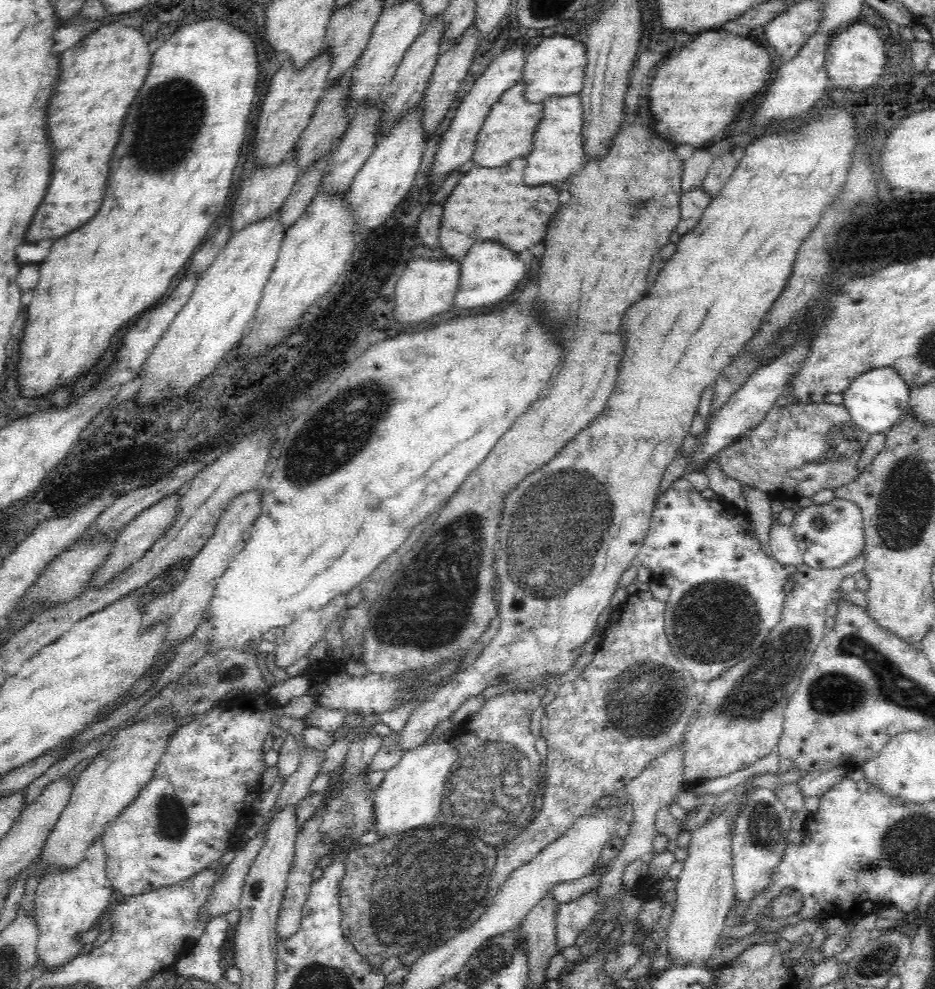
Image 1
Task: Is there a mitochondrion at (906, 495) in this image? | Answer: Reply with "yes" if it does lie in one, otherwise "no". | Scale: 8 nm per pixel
yes

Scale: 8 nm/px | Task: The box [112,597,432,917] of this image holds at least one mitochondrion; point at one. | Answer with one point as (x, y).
(172, 818)

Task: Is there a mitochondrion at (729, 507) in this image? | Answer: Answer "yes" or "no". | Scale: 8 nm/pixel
no

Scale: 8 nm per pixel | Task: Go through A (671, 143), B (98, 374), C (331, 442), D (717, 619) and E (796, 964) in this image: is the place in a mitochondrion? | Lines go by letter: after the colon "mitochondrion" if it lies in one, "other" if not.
A: other
B: other
C: mitochondrion
D: mitochondrion
E: other

